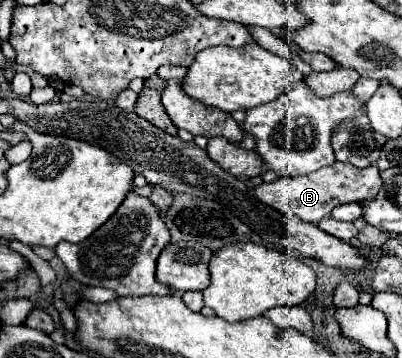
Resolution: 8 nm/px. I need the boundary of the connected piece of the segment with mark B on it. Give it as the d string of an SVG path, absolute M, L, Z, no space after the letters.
M333 163L329 167L323 167L315 173L303 175L303 177L279 177L273 183L261 183L255 187L255 197L261 203L265 203L281 213L295 215L301 221L319 223L319 219L325 219L331 215L333 205L375 199L381 187L383 187L383 181L381 181L379 169L375 165L371 165L367 169L357 169L357 167L351 167L349 163Z

